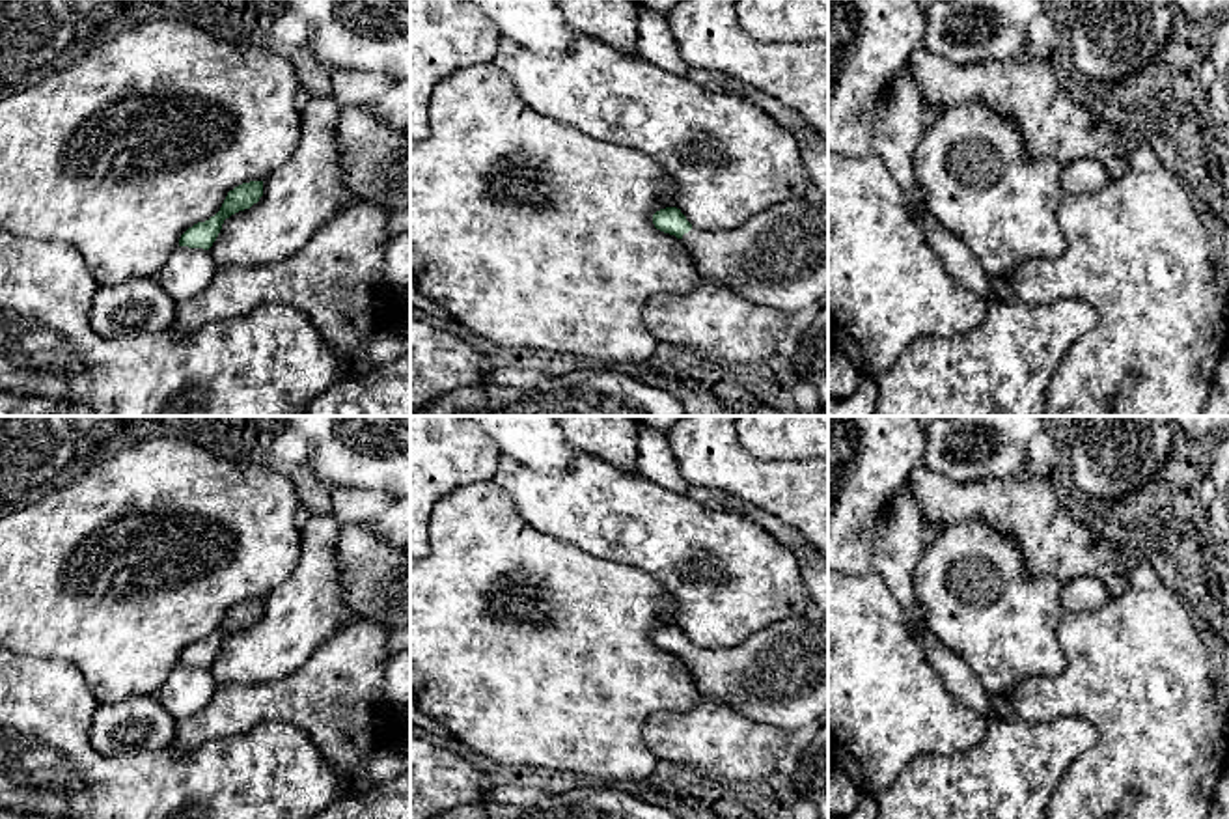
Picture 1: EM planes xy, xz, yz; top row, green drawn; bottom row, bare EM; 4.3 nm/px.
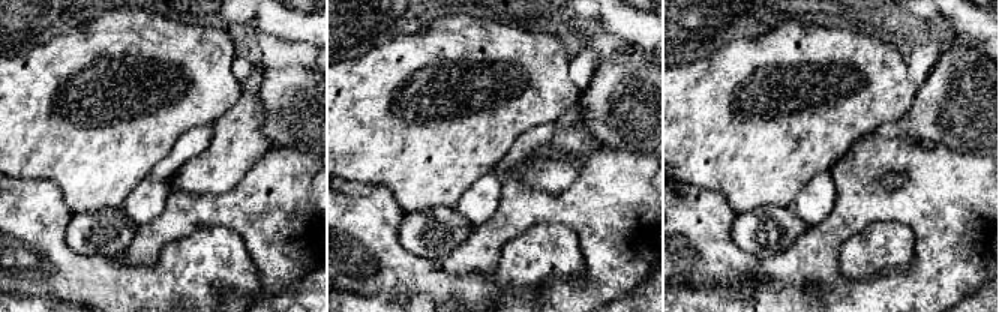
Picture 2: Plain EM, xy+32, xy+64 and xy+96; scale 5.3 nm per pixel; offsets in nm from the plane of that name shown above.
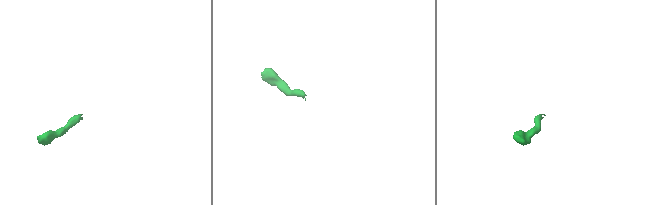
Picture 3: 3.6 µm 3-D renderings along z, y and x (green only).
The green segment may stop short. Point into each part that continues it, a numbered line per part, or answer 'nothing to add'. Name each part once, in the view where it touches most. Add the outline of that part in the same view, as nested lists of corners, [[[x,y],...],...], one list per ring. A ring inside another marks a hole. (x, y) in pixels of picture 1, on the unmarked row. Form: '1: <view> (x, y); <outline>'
1: xz (778, 676); [[[781,619],[729,649],[683,653],[697,690],[757,724],[793,731],[828,715],[828,619]]]

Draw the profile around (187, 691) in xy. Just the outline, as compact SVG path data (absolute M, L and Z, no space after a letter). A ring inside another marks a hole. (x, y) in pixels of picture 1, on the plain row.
M177 664L153 698L183 722L203 711L214 694L214 677L209 668Z

